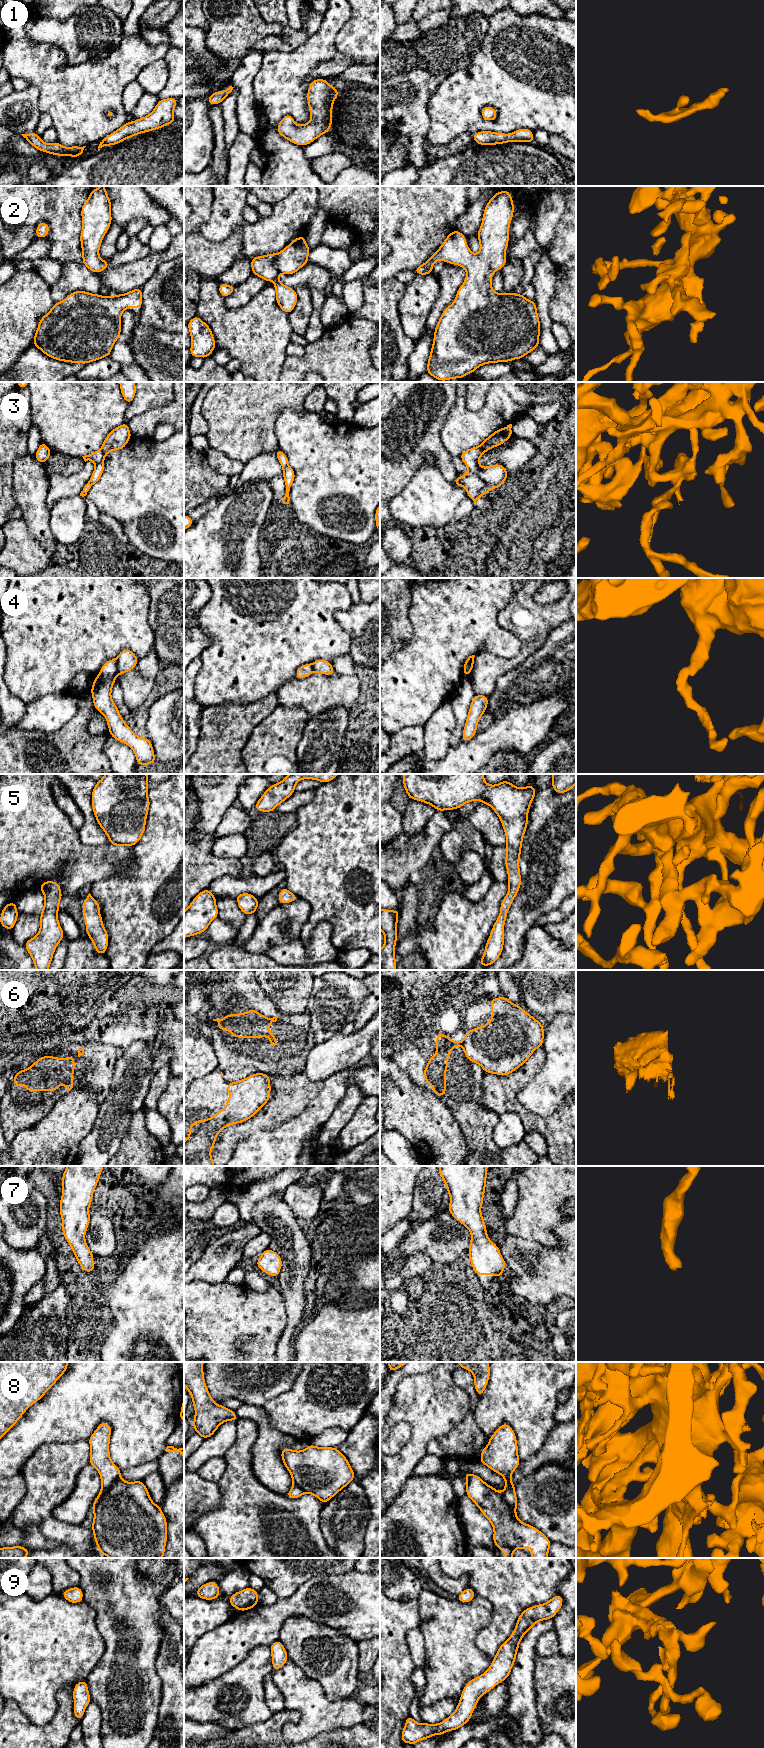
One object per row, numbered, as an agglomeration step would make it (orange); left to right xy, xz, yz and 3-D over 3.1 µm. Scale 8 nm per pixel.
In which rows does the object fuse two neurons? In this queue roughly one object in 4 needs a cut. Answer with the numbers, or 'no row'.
3, 4, 6

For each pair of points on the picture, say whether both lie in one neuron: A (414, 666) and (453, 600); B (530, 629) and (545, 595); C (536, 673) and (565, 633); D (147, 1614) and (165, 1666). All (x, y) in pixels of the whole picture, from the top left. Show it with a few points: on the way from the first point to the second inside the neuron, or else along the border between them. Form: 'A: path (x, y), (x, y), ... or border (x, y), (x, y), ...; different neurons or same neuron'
A: path (430, 650), (443, 637), (453, 616); same neuron
B: border (563, 595), (544, 604), (538, 604), (534, 600); different neurons
C: path (546, 665), (565, 646), (565, 643); same neuron
D: border (159, 1624), (163, 1637), (155, 1671); different neurons

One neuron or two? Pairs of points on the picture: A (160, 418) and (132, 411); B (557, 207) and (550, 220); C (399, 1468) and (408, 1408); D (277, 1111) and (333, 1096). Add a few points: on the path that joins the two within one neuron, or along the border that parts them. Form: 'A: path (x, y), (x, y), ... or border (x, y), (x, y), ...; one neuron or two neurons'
A: border (164, 404), (151, 407), (126, 422); two neurons
B: path (554, 210), (550, 217); one neuron
C: path (412, 1453), (418, 1445), (418, 1423); one neuron
D: border (320, 1090), (292, 1118); two neurons

